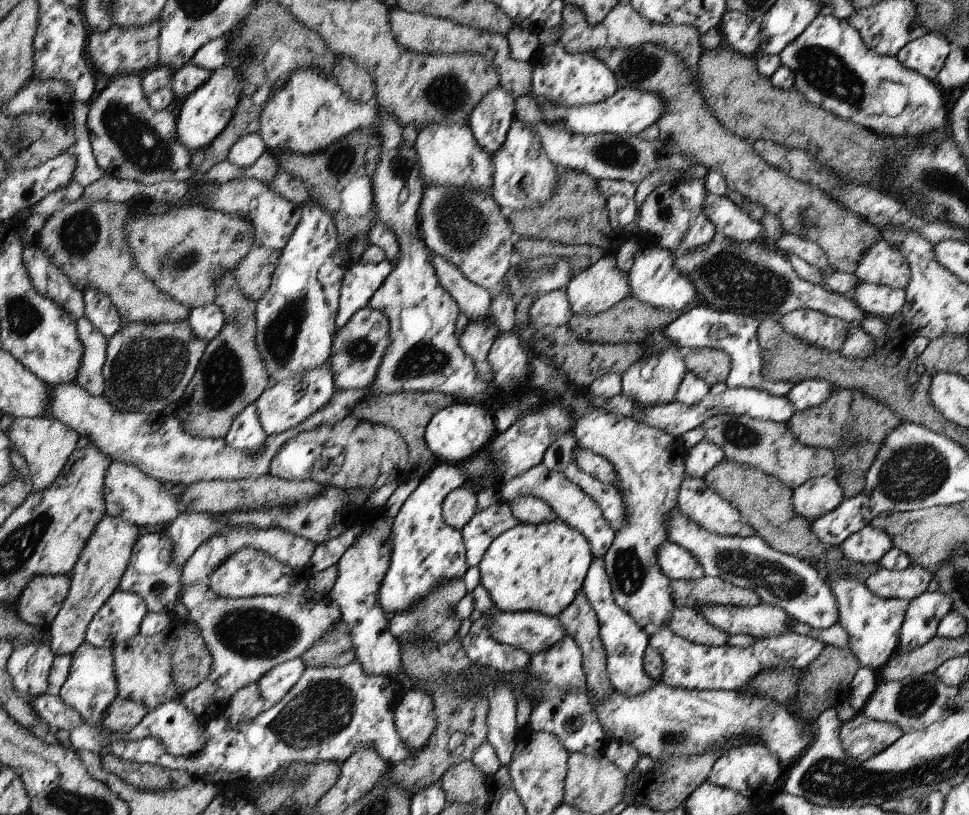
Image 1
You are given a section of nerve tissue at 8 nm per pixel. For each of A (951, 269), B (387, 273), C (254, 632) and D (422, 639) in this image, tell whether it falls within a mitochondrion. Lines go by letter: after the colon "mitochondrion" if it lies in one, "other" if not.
A: other
B: other
C: mitochondrion
D: other

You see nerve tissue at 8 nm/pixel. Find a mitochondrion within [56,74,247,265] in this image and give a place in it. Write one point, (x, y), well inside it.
(132, 136)

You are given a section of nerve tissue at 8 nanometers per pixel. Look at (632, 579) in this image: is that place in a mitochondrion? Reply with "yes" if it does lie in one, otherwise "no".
yes

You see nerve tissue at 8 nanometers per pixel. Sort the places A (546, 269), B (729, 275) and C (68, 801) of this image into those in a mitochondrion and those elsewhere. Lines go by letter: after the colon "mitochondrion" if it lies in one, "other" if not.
A: mitochondrion
B: mitochondrion
C: mitochondrion

